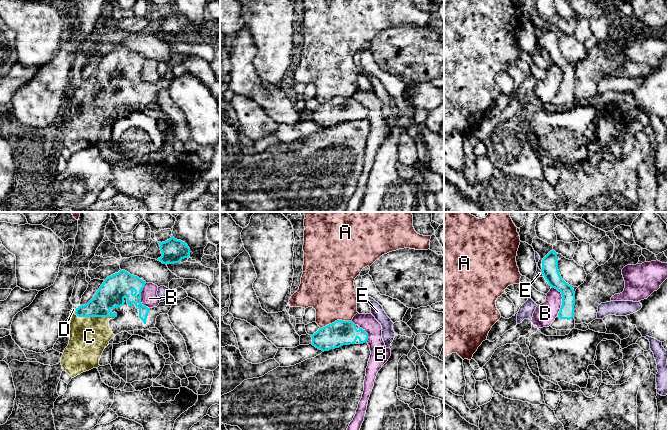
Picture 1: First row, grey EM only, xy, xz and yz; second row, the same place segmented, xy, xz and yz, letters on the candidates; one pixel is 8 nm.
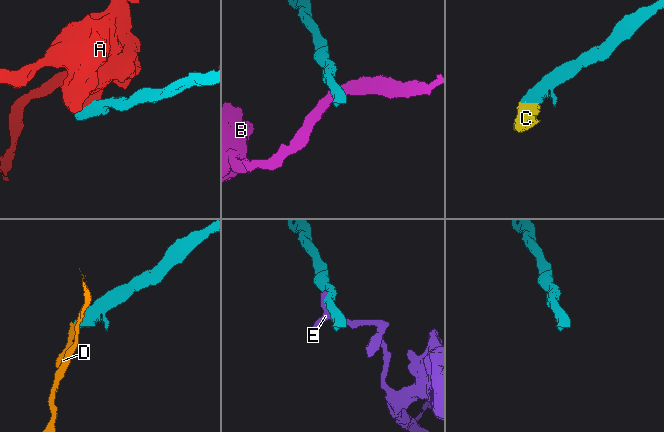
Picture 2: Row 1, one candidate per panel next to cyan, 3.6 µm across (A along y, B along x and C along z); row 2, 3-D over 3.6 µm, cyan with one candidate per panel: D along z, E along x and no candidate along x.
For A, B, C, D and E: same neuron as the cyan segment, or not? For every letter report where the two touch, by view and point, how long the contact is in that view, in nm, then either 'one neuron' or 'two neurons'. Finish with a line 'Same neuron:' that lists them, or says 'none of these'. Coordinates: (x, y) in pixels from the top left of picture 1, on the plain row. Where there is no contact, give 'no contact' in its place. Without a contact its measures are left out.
A: xz (335, 97) | 260 nm | two neurons
B: yz (562, 76) | 240 nm | two neurons
C: xy (94, 92) | 320 nm | one neuron
D: xy (76, 86) | 50 nm | two neurons
E: yz (542, 49) | 70 nm | two neurons
Same neuron: C

